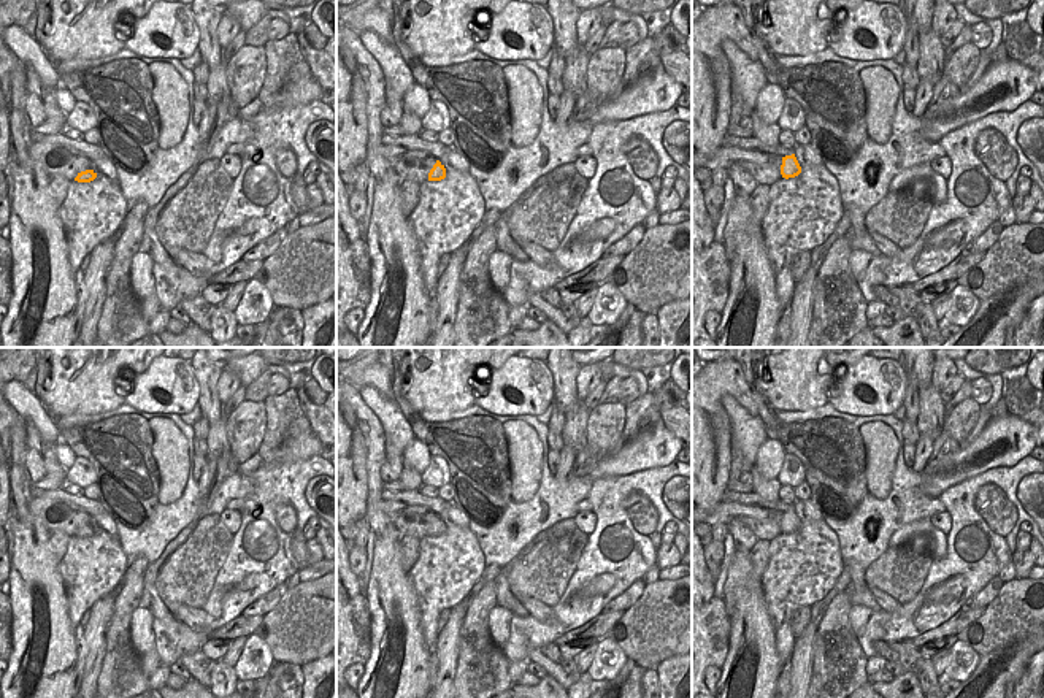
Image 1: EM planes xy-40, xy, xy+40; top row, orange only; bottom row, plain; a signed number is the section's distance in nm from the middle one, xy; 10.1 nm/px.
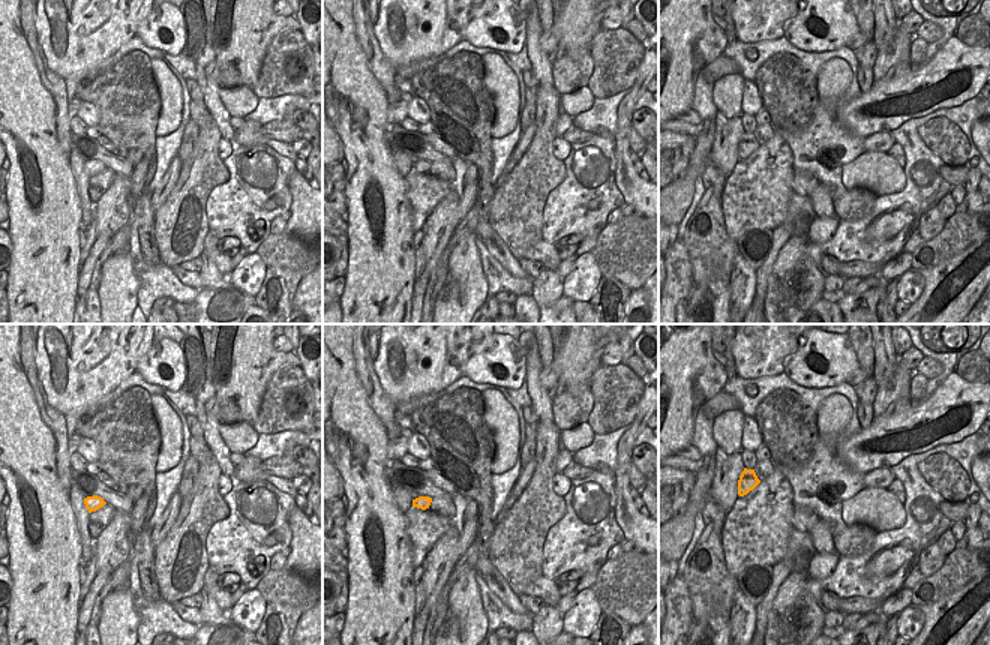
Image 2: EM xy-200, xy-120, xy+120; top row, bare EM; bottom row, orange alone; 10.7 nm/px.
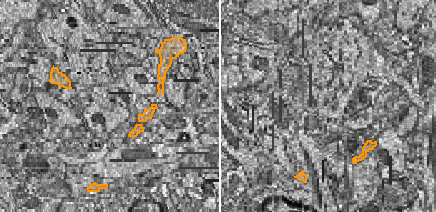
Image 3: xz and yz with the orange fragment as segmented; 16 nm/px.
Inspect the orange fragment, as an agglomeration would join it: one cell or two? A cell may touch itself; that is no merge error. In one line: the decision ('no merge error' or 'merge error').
no merge error

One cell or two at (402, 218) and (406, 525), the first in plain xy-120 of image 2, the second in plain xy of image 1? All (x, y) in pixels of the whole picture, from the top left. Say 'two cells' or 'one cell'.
two cells

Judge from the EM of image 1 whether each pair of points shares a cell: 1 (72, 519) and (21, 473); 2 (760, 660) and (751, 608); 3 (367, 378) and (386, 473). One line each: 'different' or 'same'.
1: different
2: same
3: different

